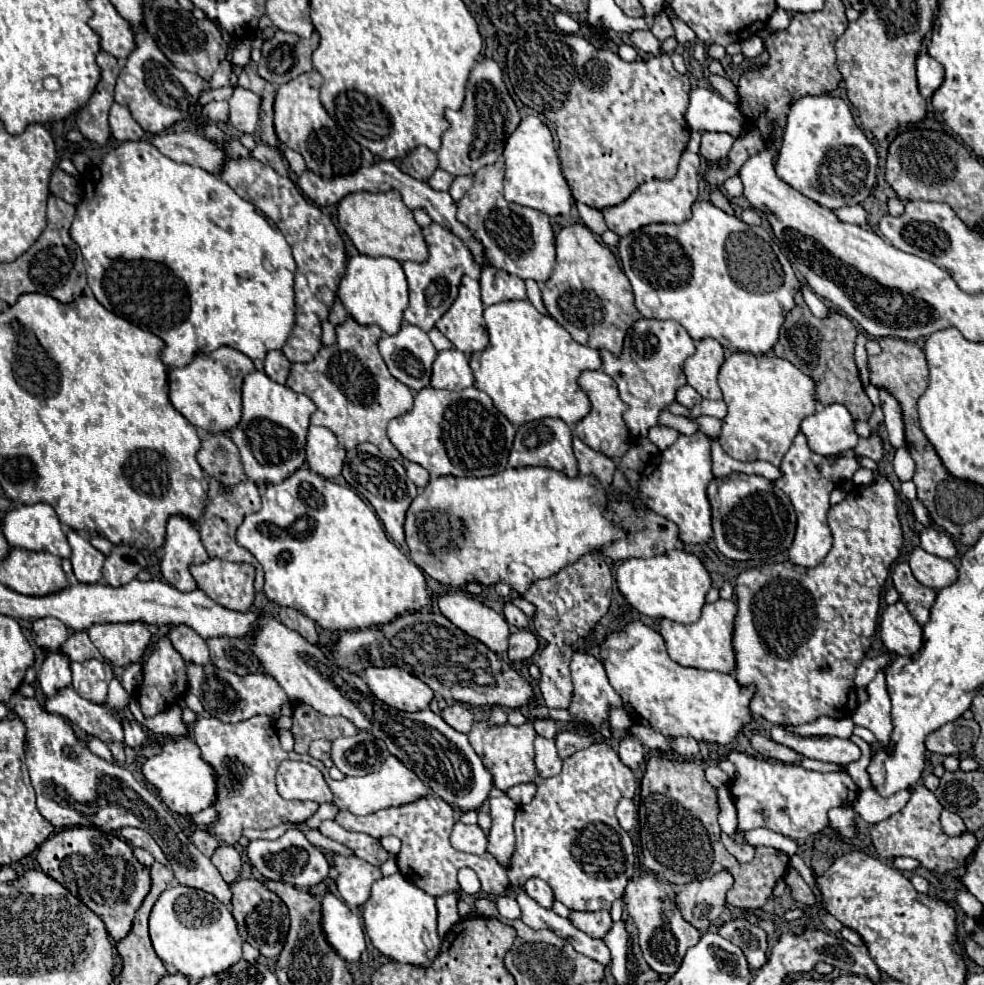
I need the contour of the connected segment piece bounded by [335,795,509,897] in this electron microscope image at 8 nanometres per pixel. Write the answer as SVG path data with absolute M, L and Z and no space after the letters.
M425 795L409 805L399 805L399 807L387 807L387 809L379 809L377 813L365 815L365 817L357 817L351 815L347 811L339 811L335 815L335 821L349 829L349 831L357 831L357 833L367 833L375 839L381 839L385 835L395 835L401 839L401 855L399 855L399 871L407 881L413 881L413 885L417 885L419 889L425 889L425 893L433 895L433 897L441 897L449 891L459 889L457 885L457 871L461 867L469 867L477 873L479 881L481 881L481 893L487 895L501 895L509 889L509 879L507 879L507 871L505 867L501 867L495 857L491 853L485 855L467 855L461 853L457 849L451 847L449 843L449 835L451 835L451 827L455 823L455 815L449 803L445 803L443 799L435 797L435 795Z

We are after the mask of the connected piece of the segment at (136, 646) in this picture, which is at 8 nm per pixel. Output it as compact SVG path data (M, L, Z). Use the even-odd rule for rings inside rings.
M107 623L87 629L89 639L113 667L141 663L151 633L145 623Z

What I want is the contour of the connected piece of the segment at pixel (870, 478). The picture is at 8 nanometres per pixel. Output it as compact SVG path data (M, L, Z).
M863 467L853 475L855 485L871 485L875 479L877 479L877 471L869 471L869 469L863 469Z

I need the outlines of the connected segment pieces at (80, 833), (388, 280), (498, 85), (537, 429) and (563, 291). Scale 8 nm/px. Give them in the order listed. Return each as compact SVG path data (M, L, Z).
M69 827L69 829L61 829L57 833L53 833L45 843L41 843L41 847L37 849L37 861L41 865L41 869L53 877L57 883L61 883L65 889L69 889L69 893L73 893L79 901L83 901L93 913L97 913L101 917L101 921L105 923L105 929L109 933L110 941L115 944L119 939L123 939L129 931L131 931L131 923L133 917L137 913L137 909L141 907L143 899L147 897L149 889L151 889L151 877L149 877L149 869L145 865L141 865L135 857L131 847L121 841L117 835L111 833L103 833L95 827Z
M357 255L347 263L345 277L339 285L339 297L345 305L349 317L353 317L359 325L377 325L385 335L397 333L403 321L403 309L409 303L407 299L407 281L401 269L401 263L391 257L367 257Z
M483 59L475 65L467 83L467 95L463 107L459 111L447 109L445 119L451 123L451 127L443 135L441 149L437 151L441 169L449 171L455 177L473 175L481 167L495 163L501 157L505 141L517 129L521 117L503 83L503 71L493 59Z
M539 419L529 421L517 429L513 449L509 453L509 465L511 467L527 467L527 465L539 465L539 467L551 467L555 471L563 471L567 477L577 477L577 461L571 449L571 431L565 421L561 419Z
M583 223L563 227L555 239L555 247L557 263L553 275L541 291L549 315L581 345L591 349L607 349L619 355L625 331L637 319L641 319L633 305L631 285L621 271L621 265L617 263L615 255L603 243L599 243Z

